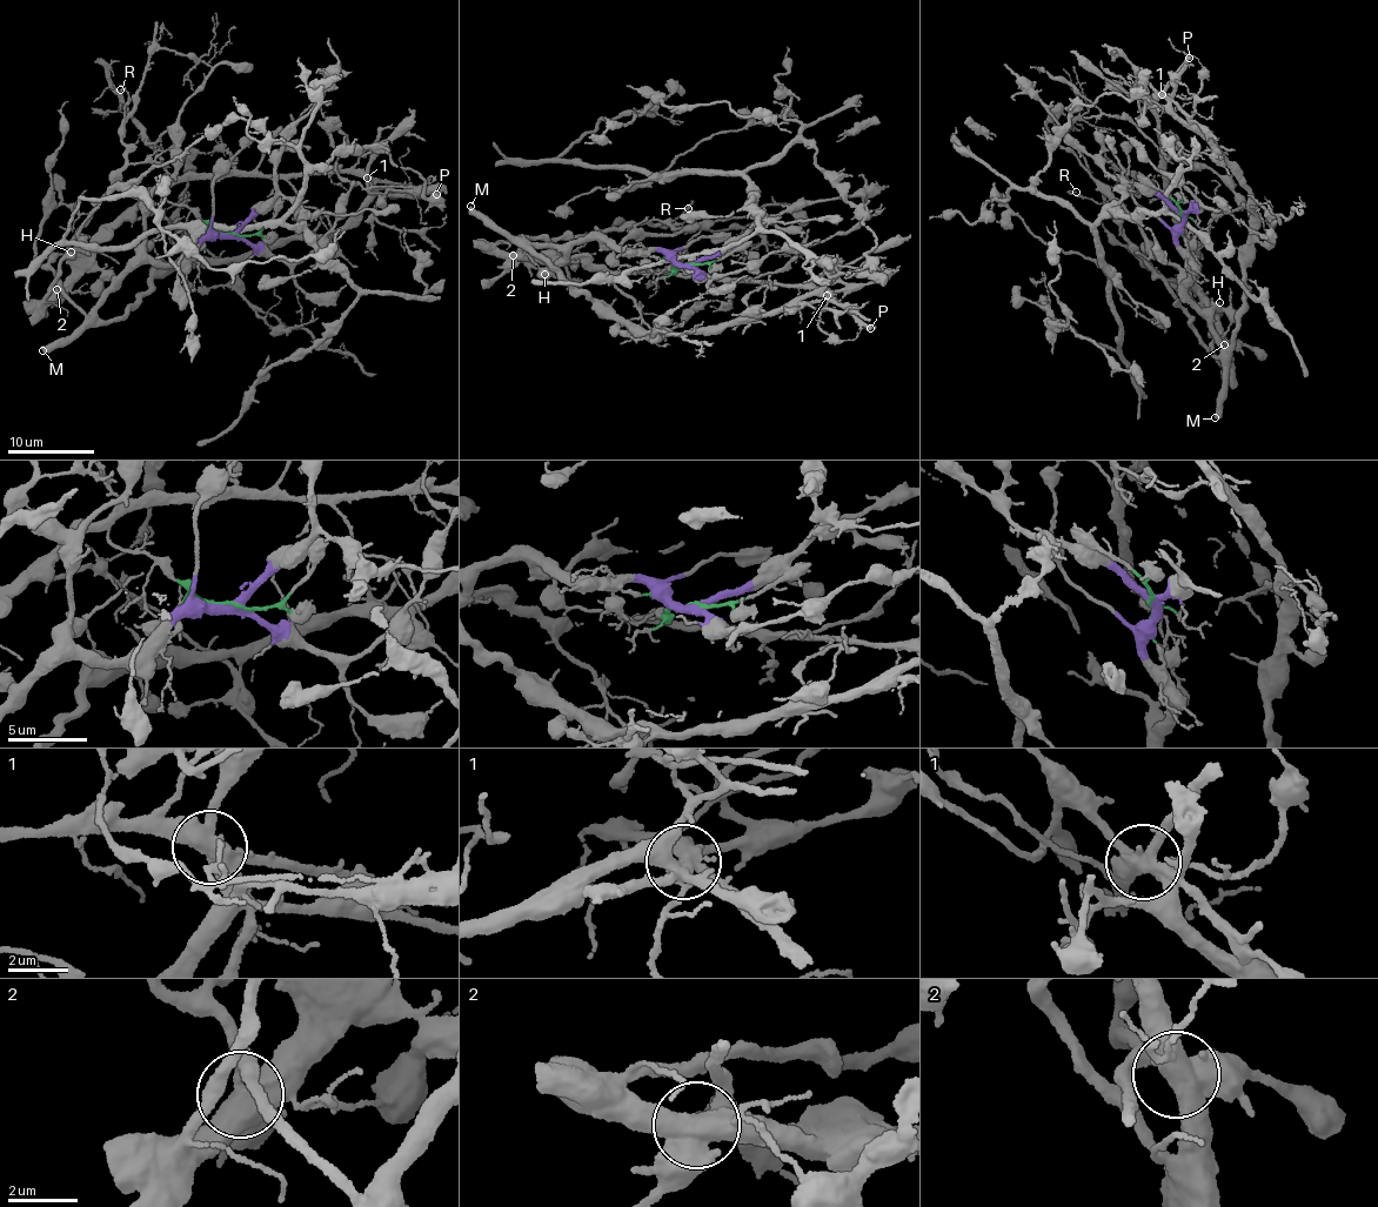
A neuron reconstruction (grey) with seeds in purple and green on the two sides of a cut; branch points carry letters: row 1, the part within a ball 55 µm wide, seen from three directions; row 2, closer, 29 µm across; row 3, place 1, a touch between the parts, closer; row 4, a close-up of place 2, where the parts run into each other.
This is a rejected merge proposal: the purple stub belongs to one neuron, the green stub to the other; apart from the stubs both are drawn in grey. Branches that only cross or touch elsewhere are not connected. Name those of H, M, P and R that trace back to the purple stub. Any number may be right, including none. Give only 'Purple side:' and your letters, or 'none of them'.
Purple side: H, M

